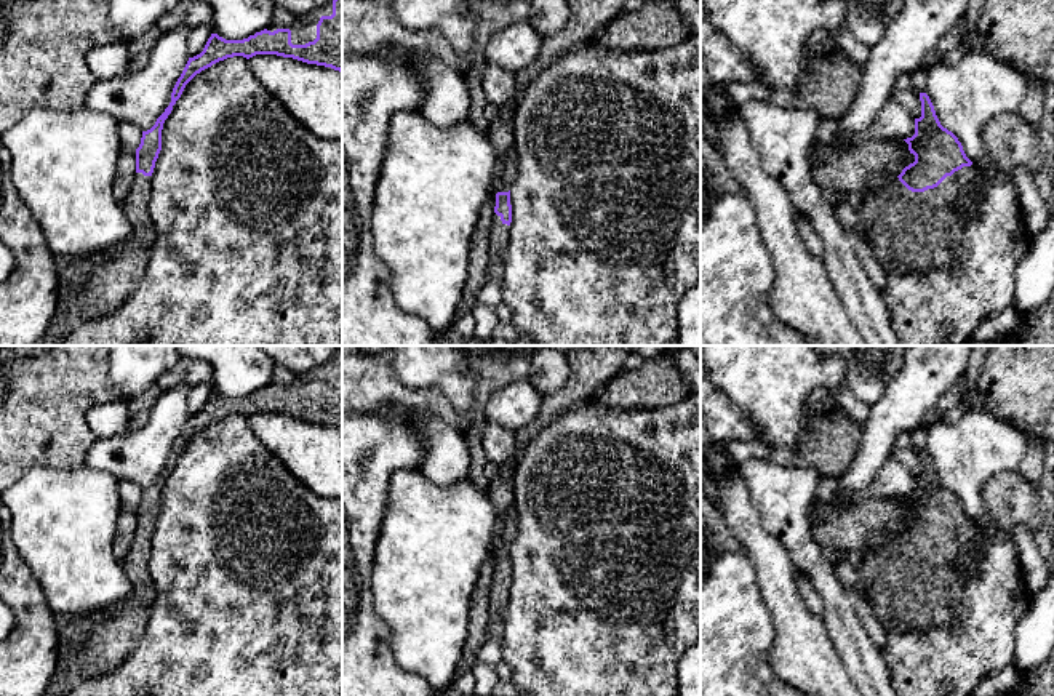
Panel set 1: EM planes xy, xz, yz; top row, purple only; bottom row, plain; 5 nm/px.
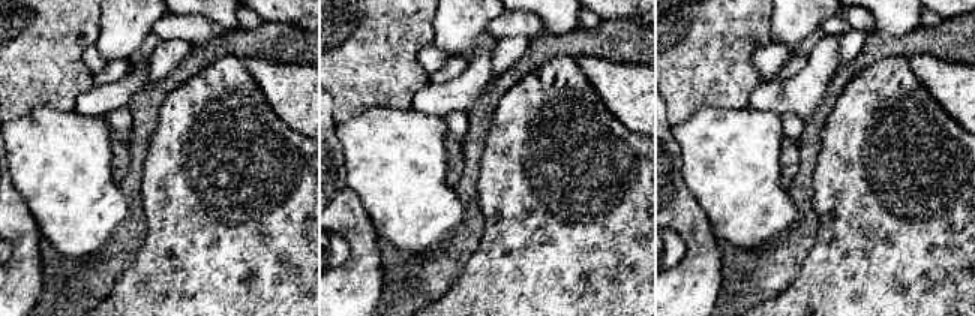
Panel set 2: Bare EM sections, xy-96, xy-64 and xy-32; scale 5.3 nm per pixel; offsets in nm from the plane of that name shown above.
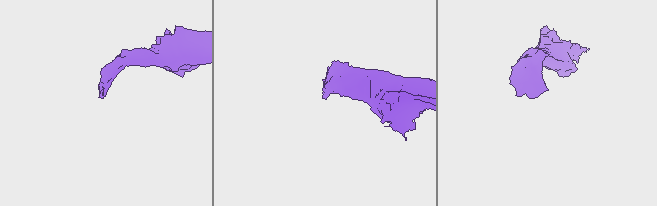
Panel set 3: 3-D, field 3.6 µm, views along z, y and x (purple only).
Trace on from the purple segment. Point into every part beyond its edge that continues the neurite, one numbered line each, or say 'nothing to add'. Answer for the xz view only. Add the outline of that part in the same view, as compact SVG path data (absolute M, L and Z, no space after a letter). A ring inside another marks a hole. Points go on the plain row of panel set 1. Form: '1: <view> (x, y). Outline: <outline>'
1: xz (499, 591). Outline: M494 571L488 600L488 638L499 638L504 632L504 614L510 595L510 584Z

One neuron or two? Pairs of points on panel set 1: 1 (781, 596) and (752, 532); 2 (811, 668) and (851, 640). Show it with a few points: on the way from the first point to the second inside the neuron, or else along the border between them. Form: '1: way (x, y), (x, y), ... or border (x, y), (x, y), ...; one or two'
1: way (776, 580), (773, 562), (762, 548); one
2: border (821, 620), (845, 671), (853, 679); two

